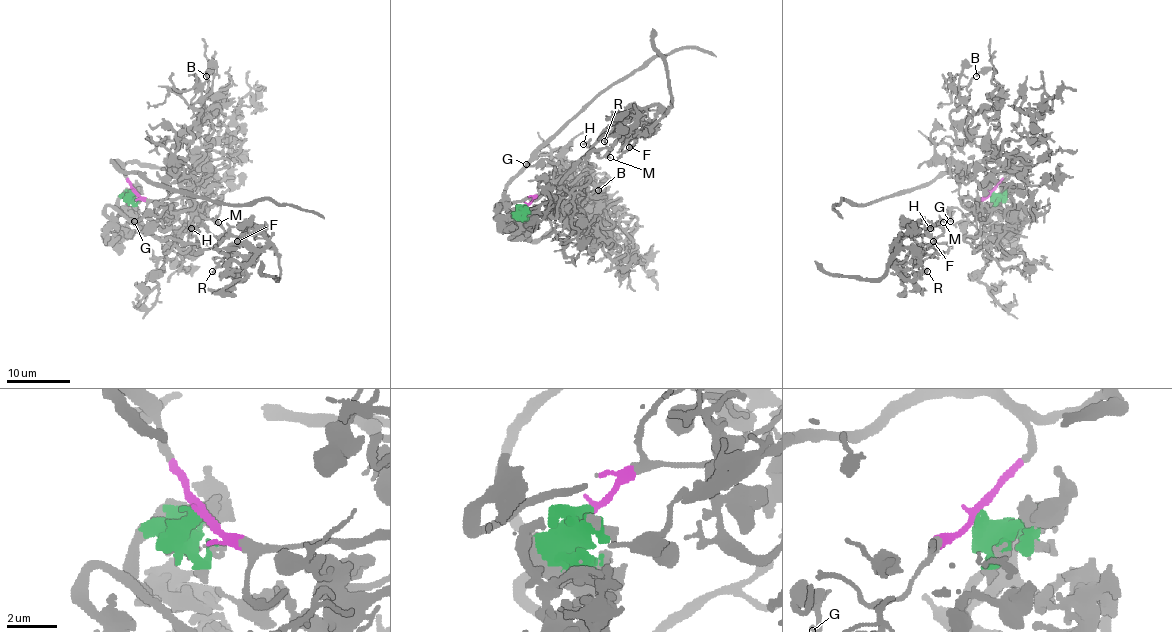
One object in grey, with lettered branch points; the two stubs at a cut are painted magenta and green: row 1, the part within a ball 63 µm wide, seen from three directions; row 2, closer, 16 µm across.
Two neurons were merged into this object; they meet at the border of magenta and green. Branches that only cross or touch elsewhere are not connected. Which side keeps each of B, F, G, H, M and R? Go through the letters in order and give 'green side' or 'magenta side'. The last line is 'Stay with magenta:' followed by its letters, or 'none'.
B: magenta side
F: green side
G: magenta side
H: green side
M: green side
R: green side
Stay with magenta: B, G

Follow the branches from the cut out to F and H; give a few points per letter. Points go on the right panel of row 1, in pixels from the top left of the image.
F: (992, 191), (999, 203), (973, 240), (922, 243), (892, 262), (896, 243), (921, 254), (934, 242)
H: (992, 191), (999, 203), (973, 240), (922, 243), (892, 264), (907, 237), (943, 232), (930, 229)

